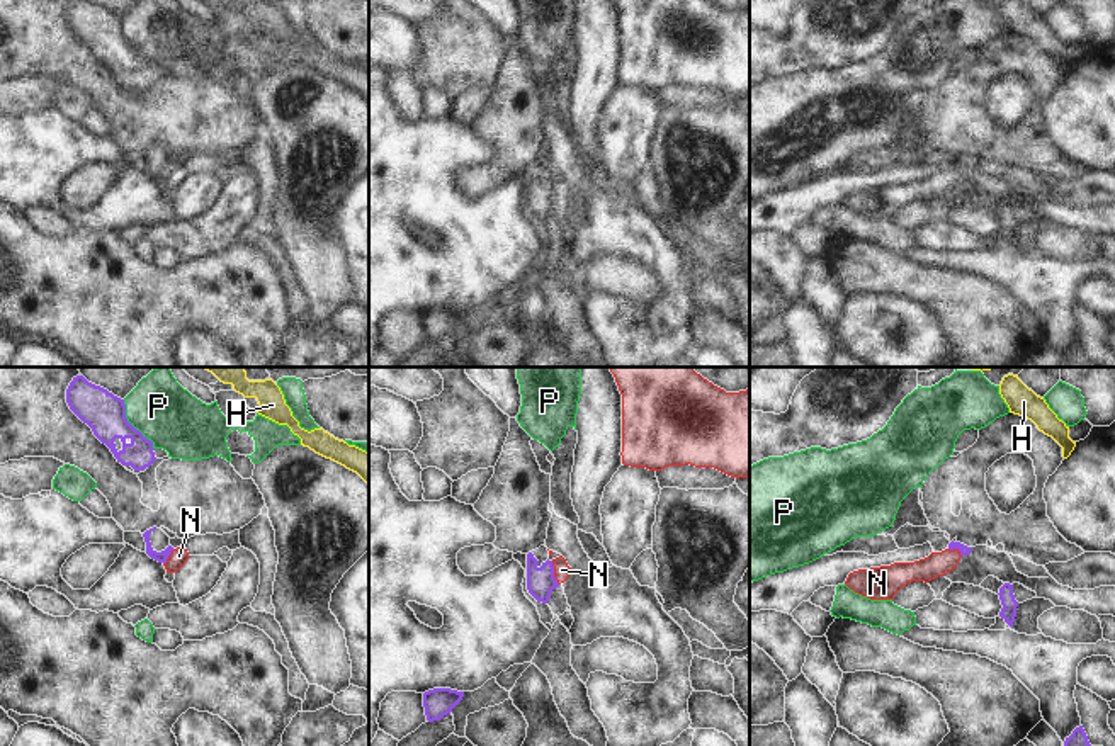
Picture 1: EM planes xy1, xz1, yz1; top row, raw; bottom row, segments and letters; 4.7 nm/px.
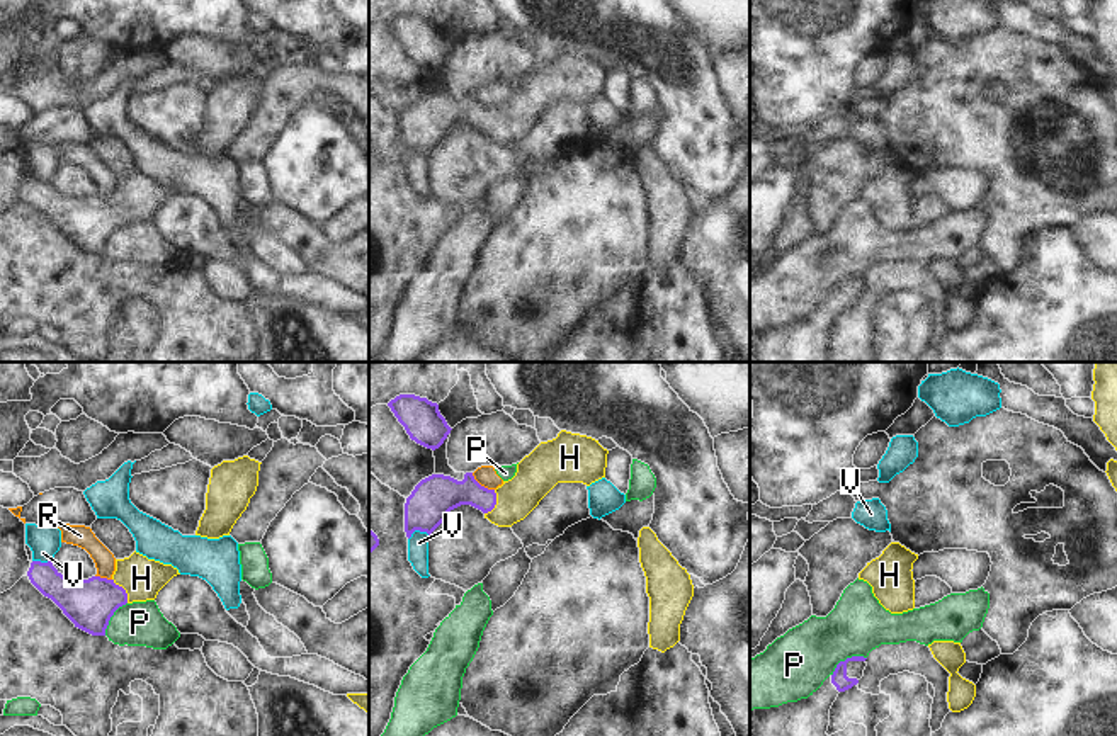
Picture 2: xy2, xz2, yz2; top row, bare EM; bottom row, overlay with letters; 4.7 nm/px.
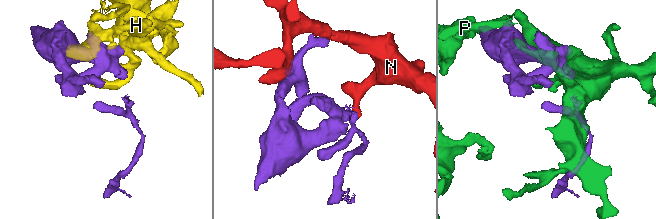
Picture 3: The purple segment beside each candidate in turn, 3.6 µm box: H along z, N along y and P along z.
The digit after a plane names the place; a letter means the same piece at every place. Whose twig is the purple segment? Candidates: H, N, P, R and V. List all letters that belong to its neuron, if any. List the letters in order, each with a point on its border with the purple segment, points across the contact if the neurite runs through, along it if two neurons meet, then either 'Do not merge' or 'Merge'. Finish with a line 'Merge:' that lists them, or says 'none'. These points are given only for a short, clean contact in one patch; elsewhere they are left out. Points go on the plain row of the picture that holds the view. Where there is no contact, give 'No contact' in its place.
H: Touches purple at xy2 (124, 209). Path across: xy2 (89, 223), (99, 216), (124, 209), (136, 198), (141, 198). Merge
N: Touches purple at xz1 (553, 192). Boundary: xz1 (551, 180), (554, 197), (560, 203). Do not merge
P: Touches purple at xy1 (131, 45). Do not merge
R: Touches purple at xz2 (480, 104). Boundary: xz2 (471, 92), (481, 104), (493, 109). Do not merge
V: Touches purple at xz2 (417, 148). Boundary: xz2 (429, 153), (415, 150), (408, 158). Do not merge
Merge: H.

